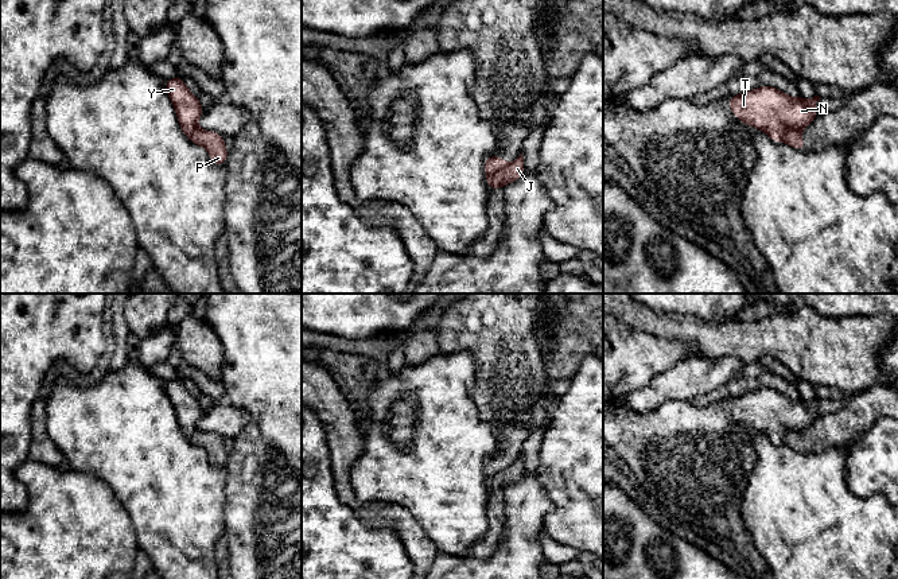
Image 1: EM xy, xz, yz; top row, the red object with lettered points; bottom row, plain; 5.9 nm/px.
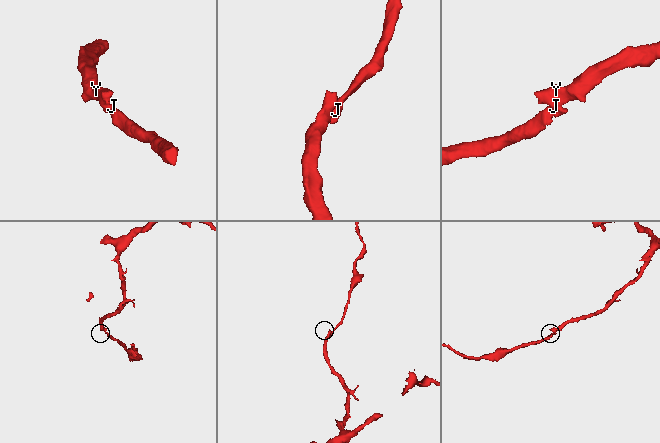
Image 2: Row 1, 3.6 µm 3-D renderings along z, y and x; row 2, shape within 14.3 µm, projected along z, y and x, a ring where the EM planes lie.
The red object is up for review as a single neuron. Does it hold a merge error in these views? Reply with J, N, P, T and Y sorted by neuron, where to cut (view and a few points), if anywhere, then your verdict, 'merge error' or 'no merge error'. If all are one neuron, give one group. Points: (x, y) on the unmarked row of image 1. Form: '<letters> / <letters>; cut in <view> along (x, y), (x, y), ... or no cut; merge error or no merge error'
J P / N T Y; cut in xz along (506, 467), (494, 475), (490, 489); merge error

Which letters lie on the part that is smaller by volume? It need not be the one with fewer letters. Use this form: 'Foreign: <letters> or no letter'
Foreign: J, P

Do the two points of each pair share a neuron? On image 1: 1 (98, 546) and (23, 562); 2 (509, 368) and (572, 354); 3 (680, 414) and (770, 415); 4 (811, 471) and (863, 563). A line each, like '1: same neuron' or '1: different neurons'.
1: same neuron
2: different neurons
3: same neuron
4: same neuron

